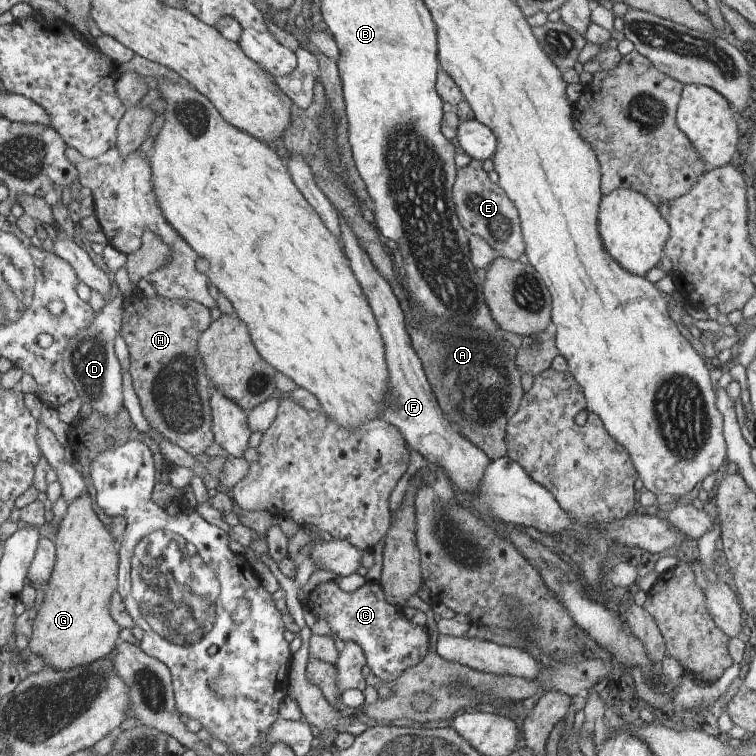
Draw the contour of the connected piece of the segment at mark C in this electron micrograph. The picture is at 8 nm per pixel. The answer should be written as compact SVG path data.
M333 581L321 582L307 595L307 608L328 622L333 636L350 639L364 651L367 665L372 674L385 683L393 683L406 668L415 666L429 652L430 637L426 626L416 626L407 620L401 610L392 606L385 598L384 590L378 581L368 581L352 592L345 592Z

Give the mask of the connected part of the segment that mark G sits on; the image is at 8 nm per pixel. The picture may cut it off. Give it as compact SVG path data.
M82 492L67 506L56 536L56 568L33 624L28 652L38 654L56 670L92 664L114 653L120 626L112 615L118 554L114 534L94 512L92 495Z

